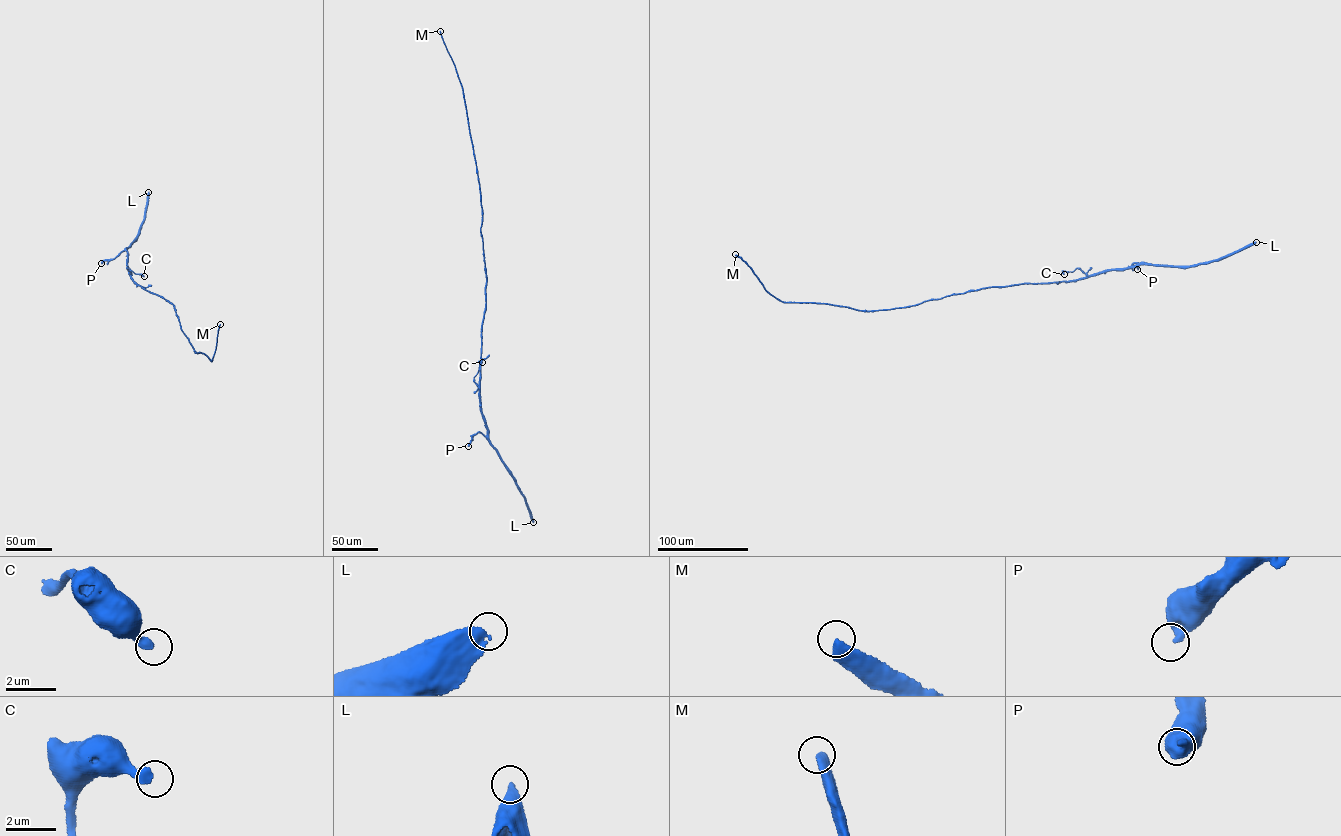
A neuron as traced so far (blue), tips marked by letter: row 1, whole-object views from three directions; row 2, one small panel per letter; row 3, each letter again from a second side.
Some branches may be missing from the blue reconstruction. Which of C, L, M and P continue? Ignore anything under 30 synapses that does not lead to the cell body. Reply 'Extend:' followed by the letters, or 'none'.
Extend: M

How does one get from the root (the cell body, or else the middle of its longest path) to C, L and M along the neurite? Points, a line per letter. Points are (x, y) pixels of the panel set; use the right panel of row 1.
C: (1142, 263), (1089, 276), (1077, 268), (1064, 271), (1064, 274)
L: (1142, 263), (1192, 266), (1216, 259), (1256, 242)
M: (1142, 263), (1078, 279), (984, 287), (911, 306), (864, 311), (782, 302), (765, 289), (752, 268), (735, 254)

